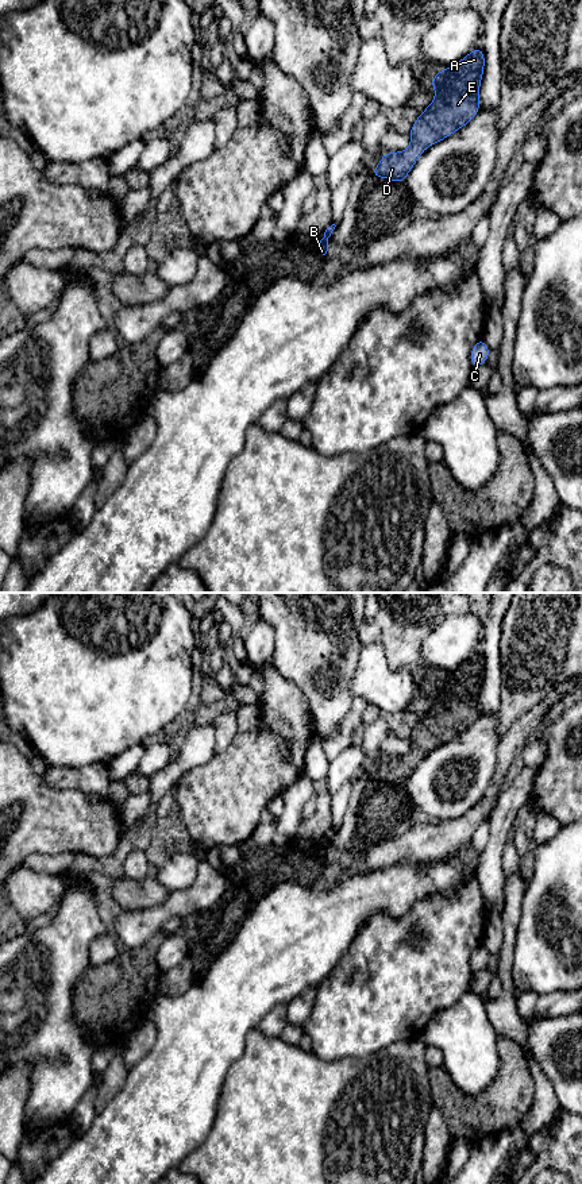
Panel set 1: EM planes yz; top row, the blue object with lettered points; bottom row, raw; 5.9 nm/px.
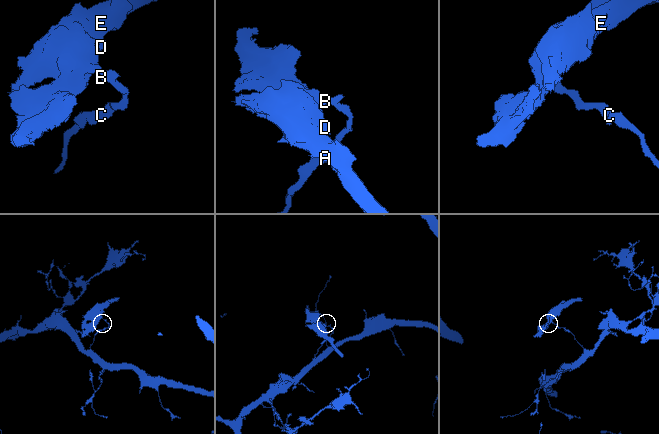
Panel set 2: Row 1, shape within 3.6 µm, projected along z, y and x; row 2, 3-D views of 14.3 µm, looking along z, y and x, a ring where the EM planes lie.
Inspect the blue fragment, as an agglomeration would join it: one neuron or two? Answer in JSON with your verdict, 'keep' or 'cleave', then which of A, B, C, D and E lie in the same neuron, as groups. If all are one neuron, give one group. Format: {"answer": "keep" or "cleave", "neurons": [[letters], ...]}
{"answer": "cleave", "neurons": [["A", "D", "E"], ["B", "C"]]}

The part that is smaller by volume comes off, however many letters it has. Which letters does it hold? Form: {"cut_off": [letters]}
{"cut_off": ["A", "D", "E"]}

